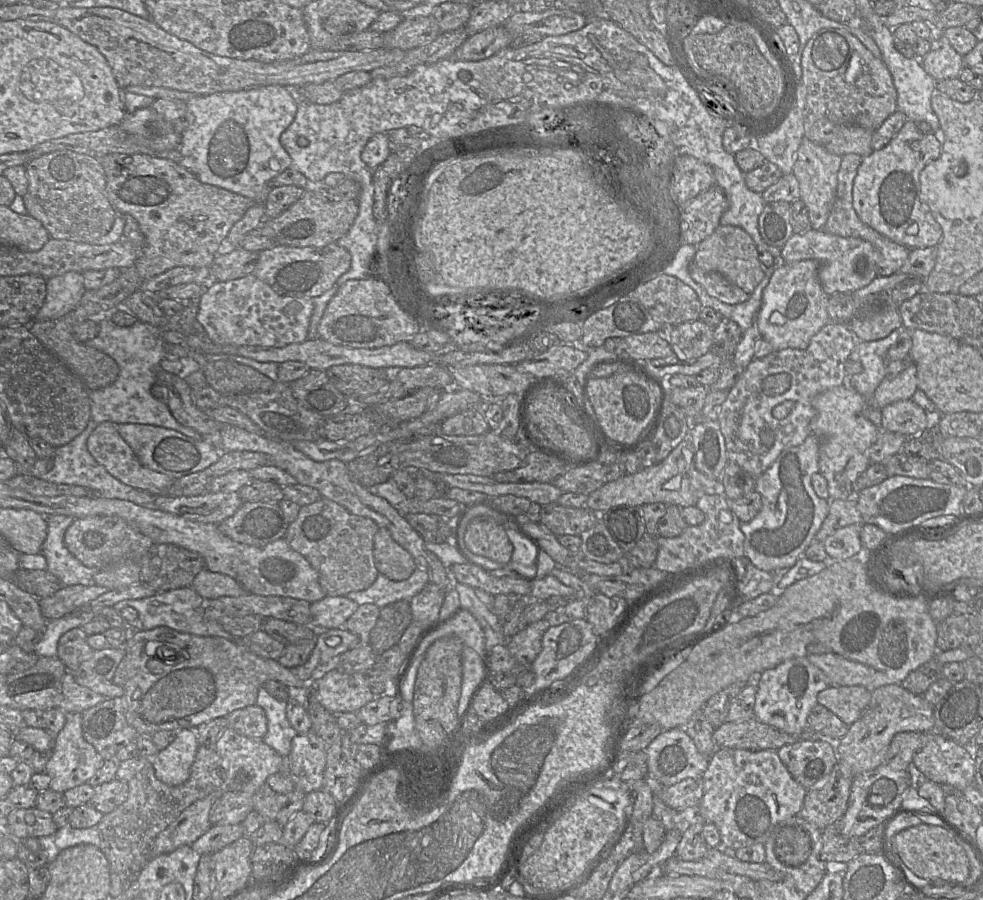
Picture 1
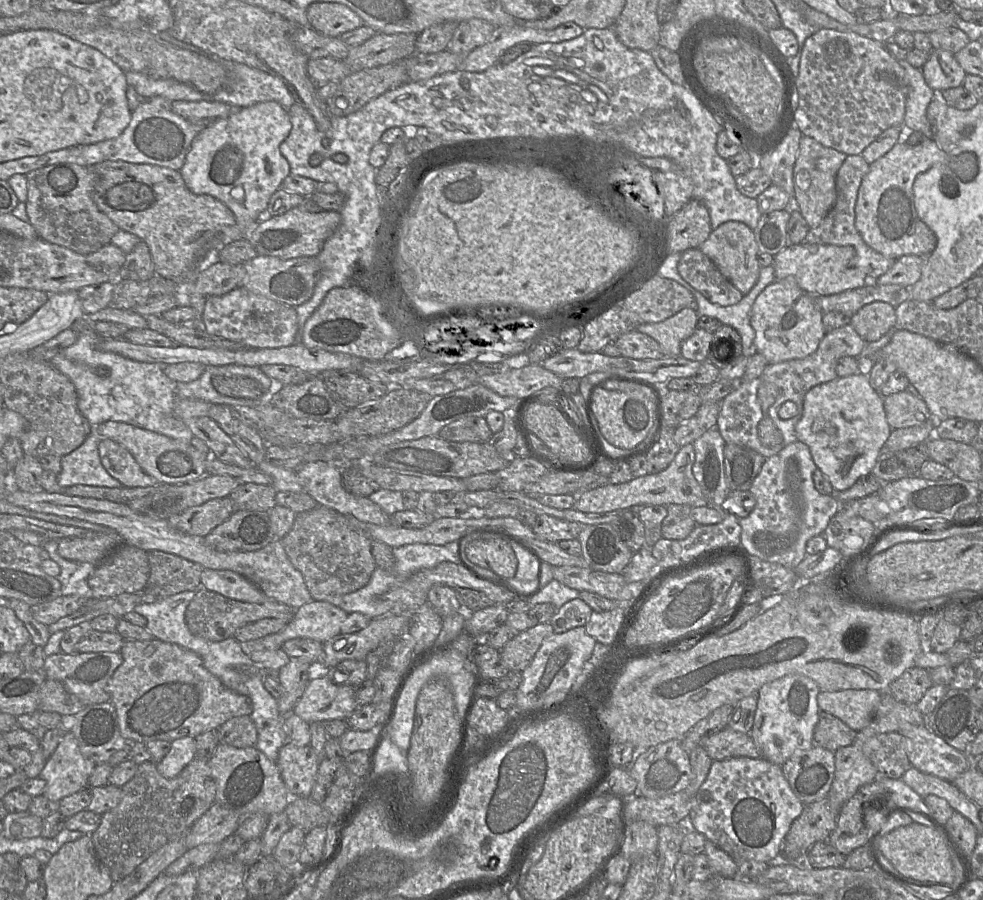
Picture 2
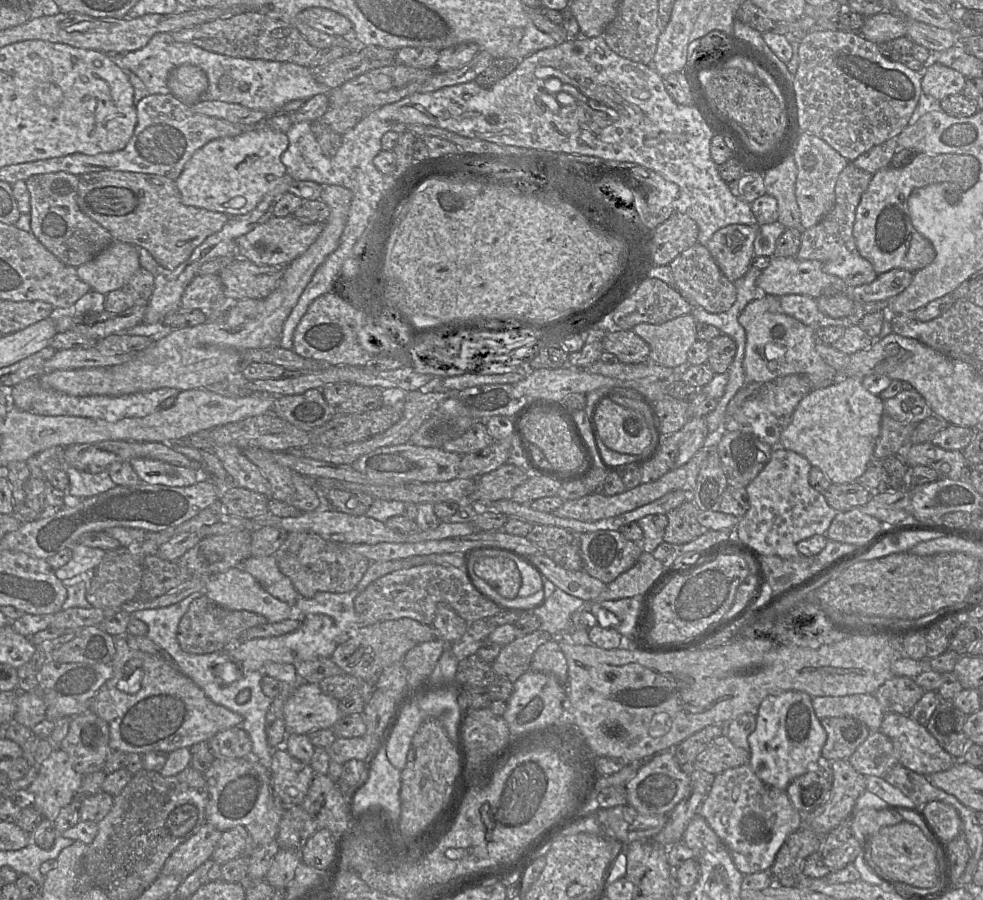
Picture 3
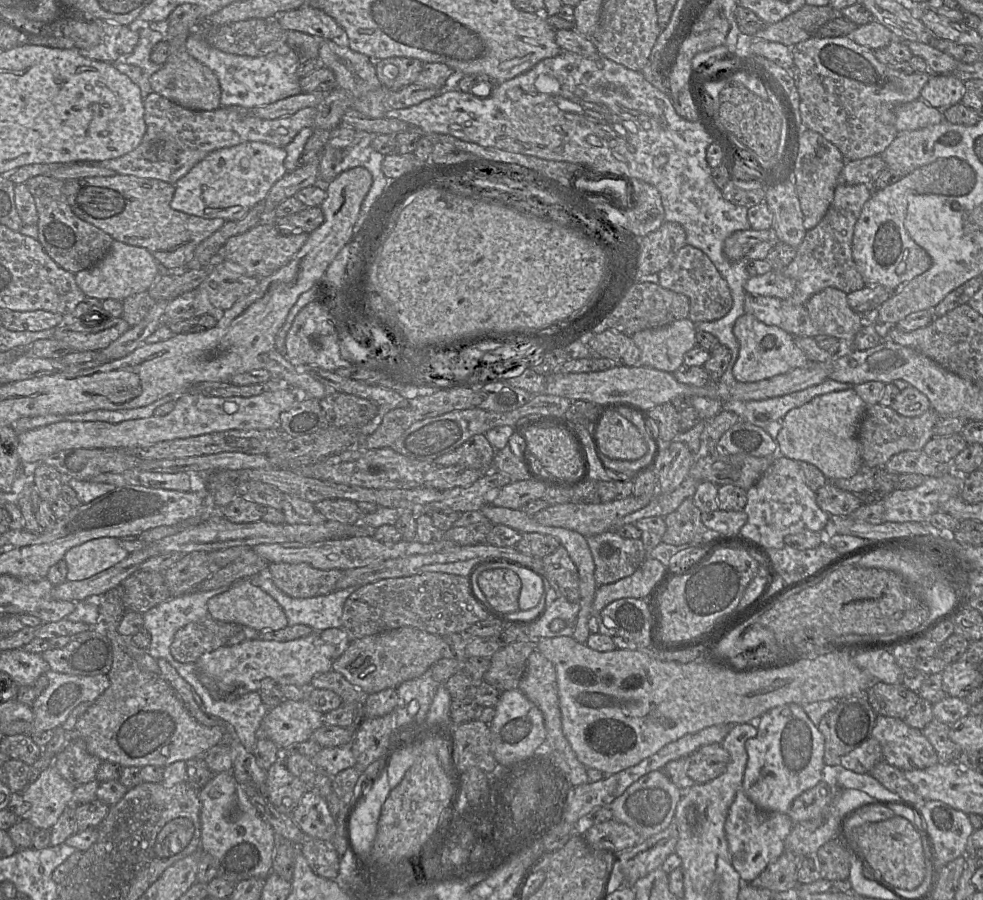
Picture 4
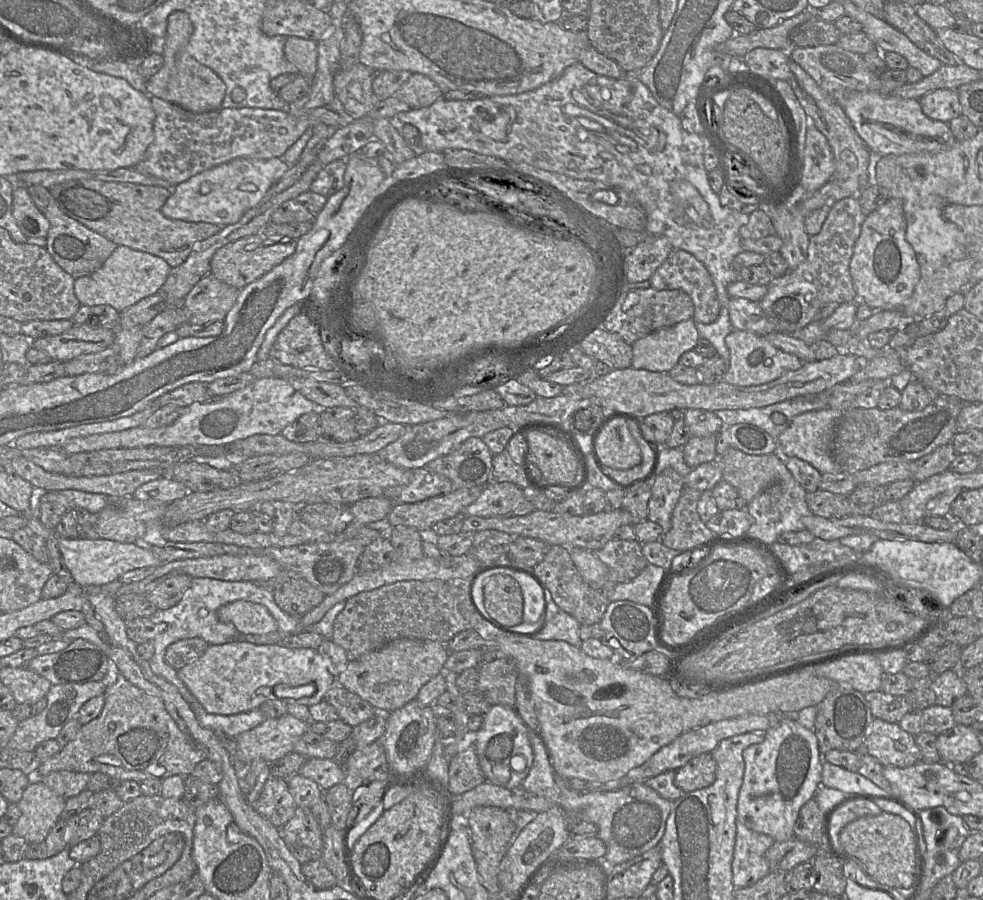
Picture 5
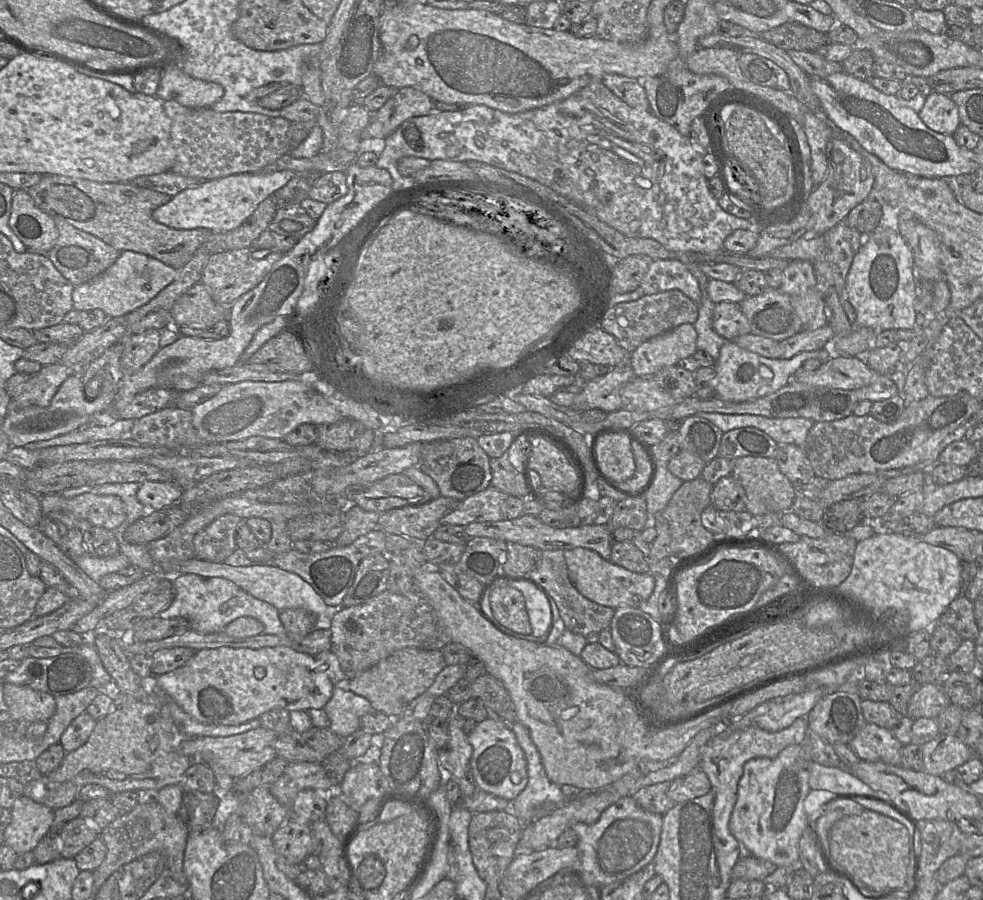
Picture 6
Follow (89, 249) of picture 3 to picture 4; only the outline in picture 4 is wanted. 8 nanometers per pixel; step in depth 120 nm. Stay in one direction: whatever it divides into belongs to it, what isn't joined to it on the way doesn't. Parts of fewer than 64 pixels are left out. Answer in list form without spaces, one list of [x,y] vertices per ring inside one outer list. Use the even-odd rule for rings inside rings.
[[[39,175],[25,182],[38,213],[38,241],[44,251],[61,268],[76,274],[100,262],[110,250],[114,239],[101,229],[74,214],[63,193],[64,181]]]

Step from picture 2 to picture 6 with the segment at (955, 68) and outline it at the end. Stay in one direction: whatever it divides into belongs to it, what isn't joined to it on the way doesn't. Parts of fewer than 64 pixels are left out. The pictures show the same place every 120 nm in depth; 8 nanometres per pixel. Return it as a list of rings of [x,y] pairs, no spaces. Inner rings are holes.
[[[937,92],[926,97],[919,117],[929,129],[944,135],[953,136],[961,124],[958,107],[951,96]]]

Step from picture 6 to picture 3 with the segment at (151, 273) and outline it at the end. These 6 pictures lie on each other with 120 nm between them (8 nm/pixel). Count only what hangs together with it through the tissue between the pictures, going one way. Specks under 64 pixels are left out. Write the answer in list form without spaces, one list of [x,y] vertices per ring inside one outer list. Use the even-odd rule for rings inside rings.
[[[115,241],[91,261],[79,266],[79,278],[104,295],[122,289],[141,268],[137,247]]]

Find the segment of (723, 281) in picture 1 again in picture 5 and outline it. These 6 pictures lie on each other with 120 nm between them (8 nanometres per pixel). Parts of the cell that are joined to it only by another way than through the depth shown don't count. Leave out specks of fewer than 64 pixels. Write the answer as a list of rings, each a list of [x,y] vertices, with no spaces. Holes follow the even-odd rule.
[[[674,249],[648,281],[650,286],[656,290],[682,290],[689,295],[694,305],[692,319],[695,323],[709,324],[718,318],[720,303],[712,277],[704,264],[690,252],[683,249]]]

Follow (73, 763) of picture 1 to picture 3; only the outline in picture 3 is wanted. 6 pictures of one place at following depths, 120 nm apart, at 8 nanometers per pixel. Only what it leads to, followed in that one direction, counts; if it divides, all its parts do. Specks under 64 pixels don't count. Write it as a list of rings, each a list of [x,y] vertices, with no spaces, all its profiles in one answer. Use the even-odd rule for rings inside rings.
[[[56,747],[50,756],[39,766],[38,774],[27,789],[35,796],[34,807],[45,819],[54,821],[61,808],[68,805],[79,795],[83,775],[77,773],[72,766],[68,754]]]

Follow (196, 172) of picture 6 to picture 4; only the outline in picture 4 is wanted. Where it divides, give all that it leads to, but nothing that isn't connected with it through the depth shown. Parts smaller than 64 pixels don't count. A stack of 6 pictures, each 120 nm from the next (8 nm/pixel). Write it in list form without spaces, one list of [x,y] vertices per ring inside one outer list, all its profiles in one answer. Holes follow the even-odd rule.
[[[152,92],[144,99],[146,132],[134,150],[119,158],[78,163],[98,163],[120,175],[157,179],[174,185],[212,151],[253,141],[285,148],[301,129],[313,128],[316,114],[317,108],[314,107],[303,108],[291,116],[278,119],[252,116],[249,109],[241,106],[194,111]]]

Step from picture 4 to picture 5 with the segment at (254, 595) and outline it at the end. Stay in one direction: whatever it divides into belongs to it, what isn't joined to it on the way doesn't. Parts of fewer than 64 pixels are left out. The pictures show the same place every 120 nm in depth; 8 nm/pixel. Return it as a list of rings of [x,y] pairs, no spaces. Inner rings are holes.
[[[237,600],[217,610],[220,621],[232,623],[239,634],[267,634],[278,631],[278,624],[269,610],[261,604]]]

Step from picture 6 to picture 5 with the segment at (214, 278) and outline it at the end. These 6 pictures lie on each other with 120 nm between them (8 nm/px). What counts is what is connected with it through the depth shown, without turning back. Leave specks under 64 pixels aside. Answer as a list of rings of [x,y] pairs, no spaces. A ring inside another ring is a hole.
[[[261,232],[228,243],[217,250],[211,260],[210,272],[224,283],[239,290],[290,257],[296,250],[295,240],[266,242]]]

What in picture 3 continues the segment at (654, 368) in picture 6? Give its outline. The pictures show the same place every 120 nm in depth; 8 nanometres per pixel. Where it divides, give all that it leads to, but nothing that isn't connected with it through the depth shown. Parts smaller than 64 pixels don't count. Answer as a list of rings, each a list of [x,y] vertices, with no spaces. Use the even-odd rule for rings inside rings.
[[[685,314],[662,324],[640,323],[632,330],[650,347],[650,361],[672,369],[681,370],[687,366],[688,350],[697,340],[697,322],[693,315]]]

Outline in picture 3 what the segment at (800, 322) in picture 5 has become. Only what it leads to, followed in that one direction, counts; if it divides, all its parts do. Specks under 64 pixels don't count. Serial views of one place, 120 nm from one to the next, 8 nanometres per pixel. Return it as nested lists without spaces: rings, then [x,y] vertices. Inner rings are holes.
[[[849,161],[837,178],[833,208],[816,225],[802,231],[796,255],[799,260],[819,261],[824,272],[839,277],[849,288],[871,283],[878,276],[872,264],[860,255],[853,236],[856,208],[872,176]]]

